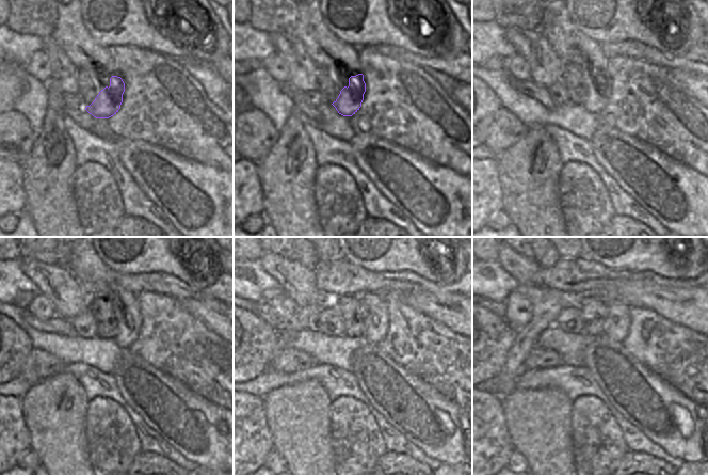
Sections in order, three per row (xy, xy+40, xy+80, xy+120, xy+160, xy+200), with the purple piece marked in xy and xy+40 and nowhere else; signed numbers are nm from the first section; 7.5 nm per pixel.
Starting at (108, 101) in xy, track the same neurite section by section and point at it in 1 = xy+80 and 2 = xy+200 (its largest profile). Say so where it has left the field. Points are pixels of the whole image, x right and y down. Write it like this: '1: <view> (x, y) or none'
1: xy+80 (598, 88)
2: xy+200 (617, 321)

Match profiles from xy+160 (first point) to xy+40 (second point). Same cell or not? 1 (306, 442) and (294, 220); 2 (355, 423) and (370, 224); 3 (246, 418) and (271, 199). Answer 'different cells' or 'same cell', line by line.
1: same cell
2: different cells
3: different cells

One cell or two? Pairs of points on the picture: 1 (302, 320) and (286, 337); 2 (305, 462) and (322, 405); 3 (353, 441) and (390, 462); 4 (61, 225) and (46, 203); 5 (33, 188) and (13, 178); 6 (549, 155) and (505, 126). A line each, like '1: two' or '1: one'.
1: one
2: one
3: two
4: one
5: two
6: two

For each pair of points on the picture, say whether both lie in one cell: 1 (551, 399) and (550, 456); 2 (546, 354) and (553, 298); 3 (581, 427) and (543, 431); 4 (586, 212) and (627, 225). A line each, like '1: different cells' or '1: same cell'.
1: same cell
2: different cells
3: different cells
4: different cells

